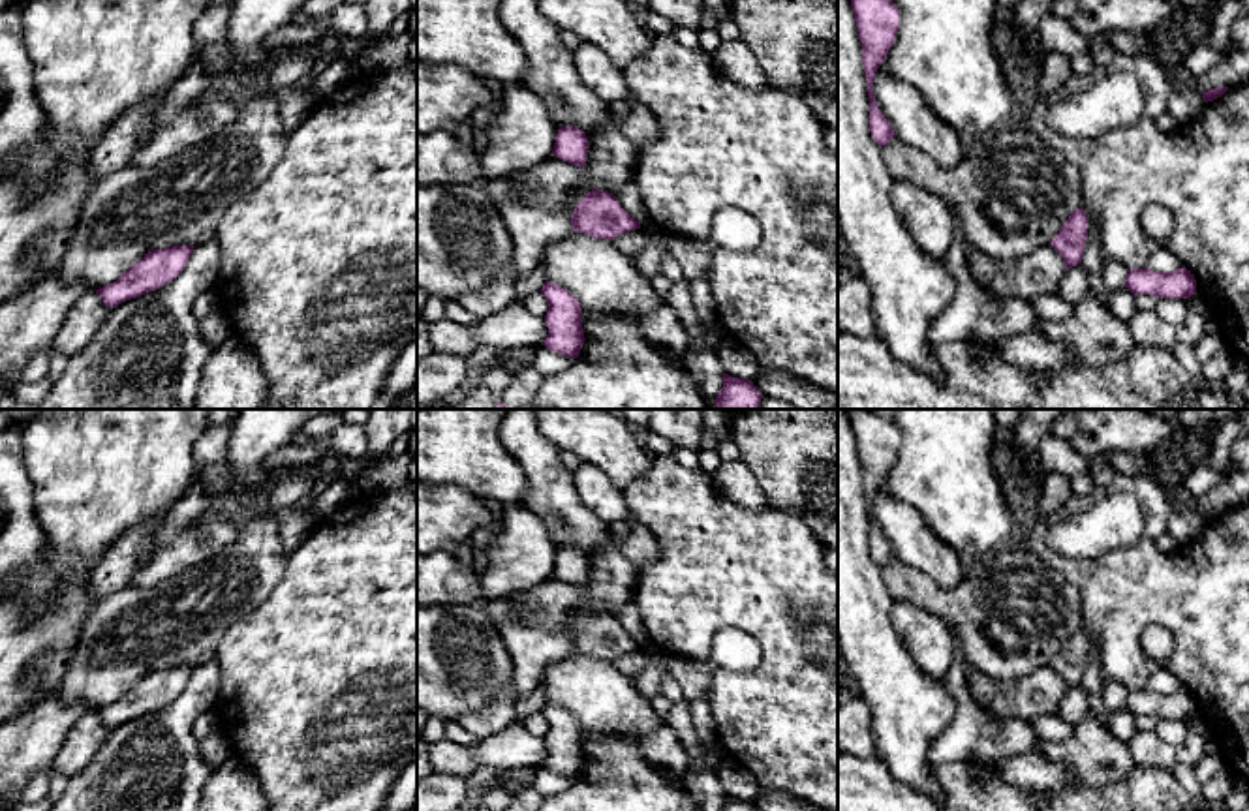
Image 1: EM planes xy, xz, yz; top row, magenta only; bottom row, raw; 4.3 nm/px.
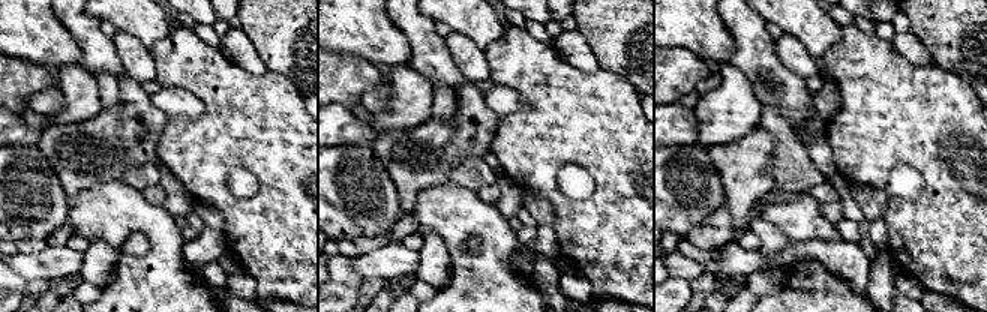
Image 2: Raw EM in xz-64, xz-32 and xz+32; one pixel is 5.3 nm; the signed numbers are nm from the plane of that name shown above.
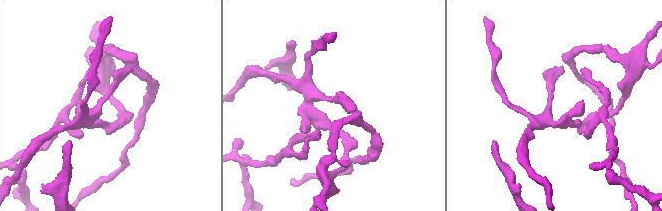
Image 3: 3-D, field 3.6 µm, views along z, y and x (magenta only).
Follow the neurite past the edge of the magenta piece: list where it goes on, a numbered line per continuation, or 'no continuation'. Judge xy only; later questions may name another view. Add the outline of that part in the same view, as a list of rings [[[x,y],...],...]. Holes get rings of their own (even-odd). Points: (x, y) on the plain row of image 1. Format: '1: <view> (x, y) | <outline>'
no continuation

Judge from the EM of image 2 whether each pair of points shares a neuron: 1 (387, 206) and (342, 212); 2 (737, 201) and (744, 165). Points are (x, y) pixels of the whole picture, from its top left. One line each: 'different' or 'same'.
1: same
2: same

